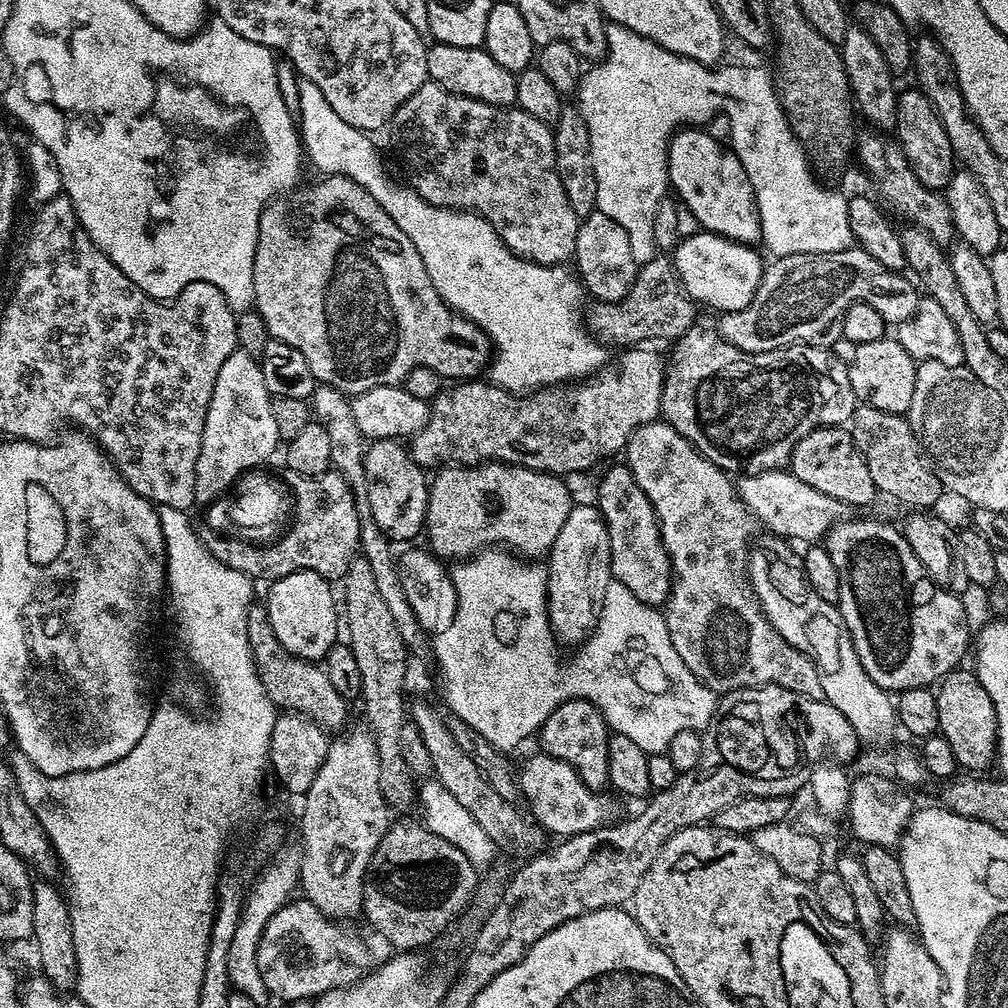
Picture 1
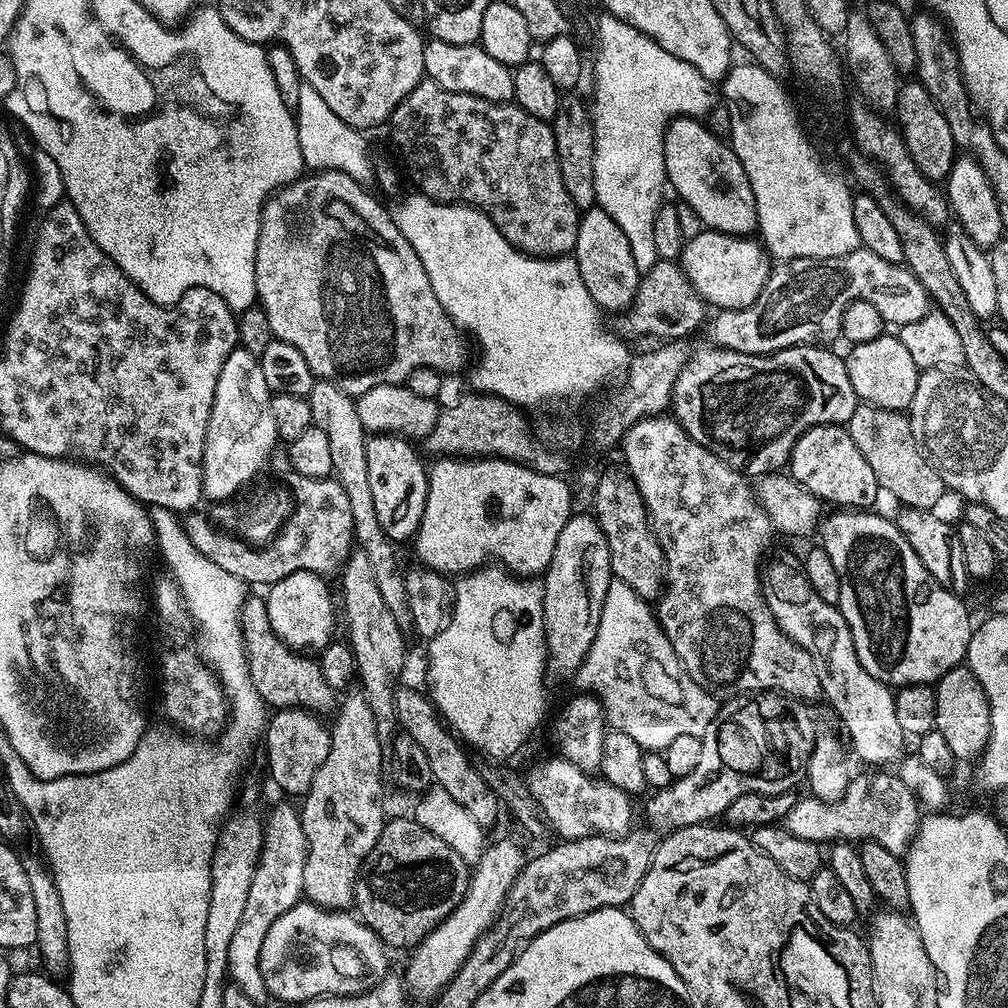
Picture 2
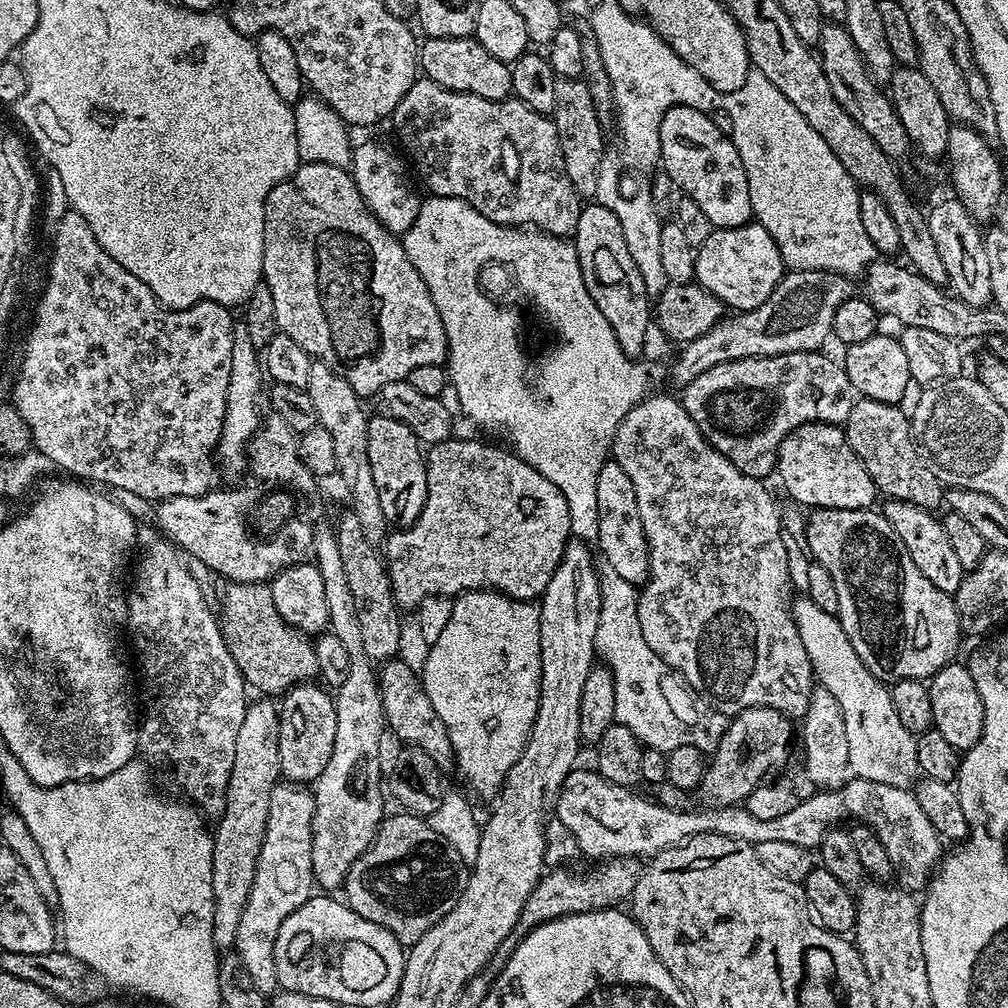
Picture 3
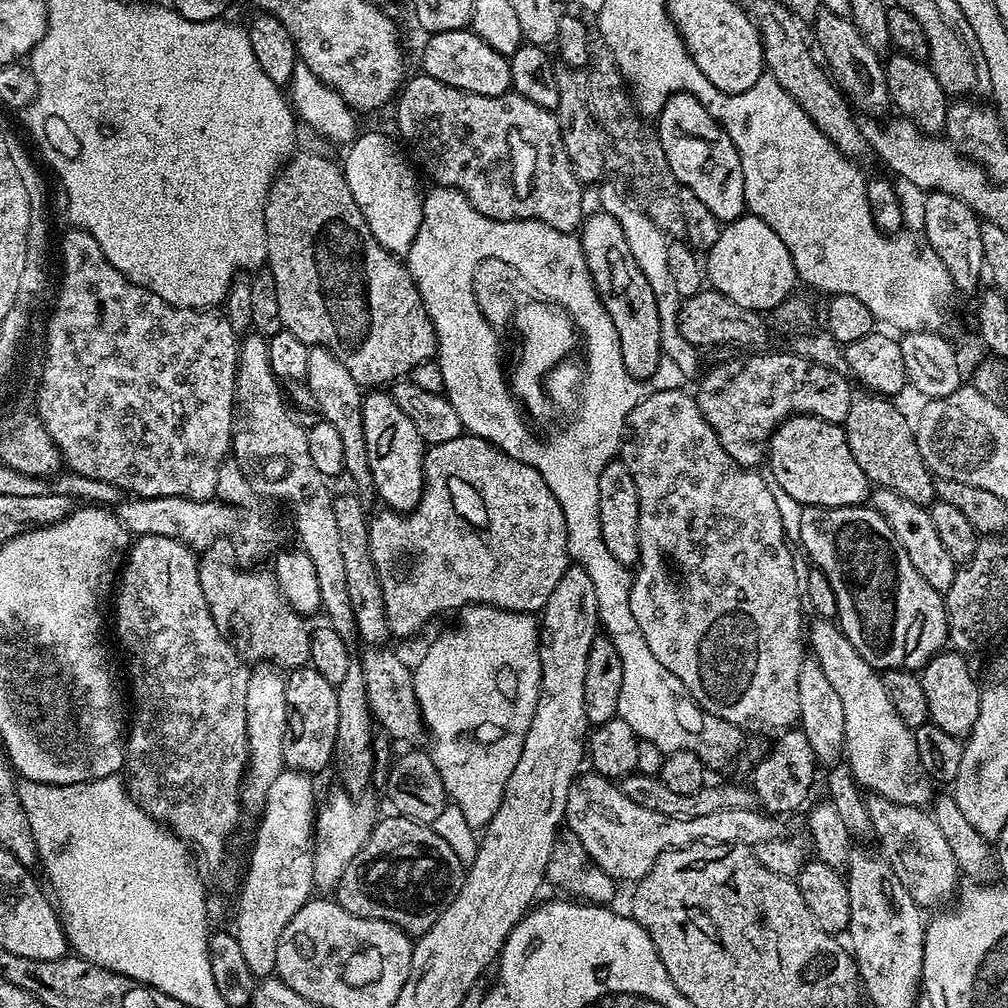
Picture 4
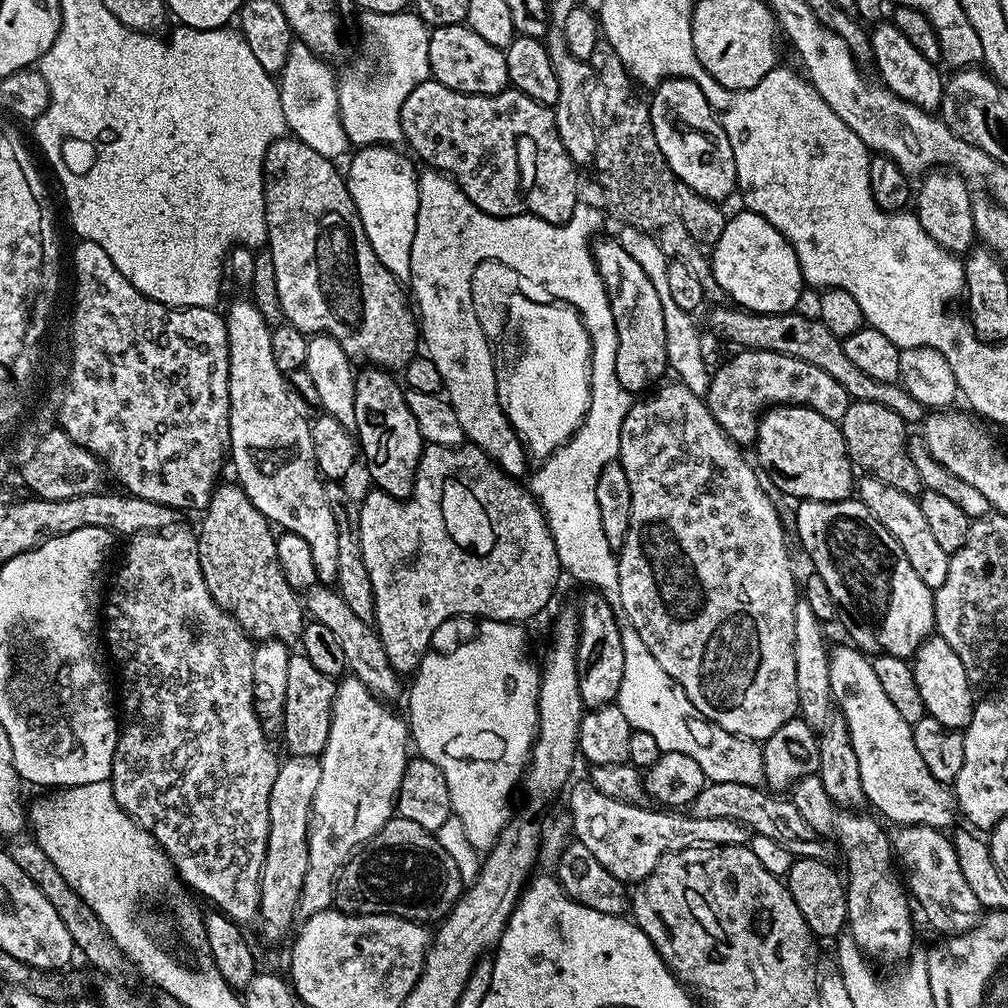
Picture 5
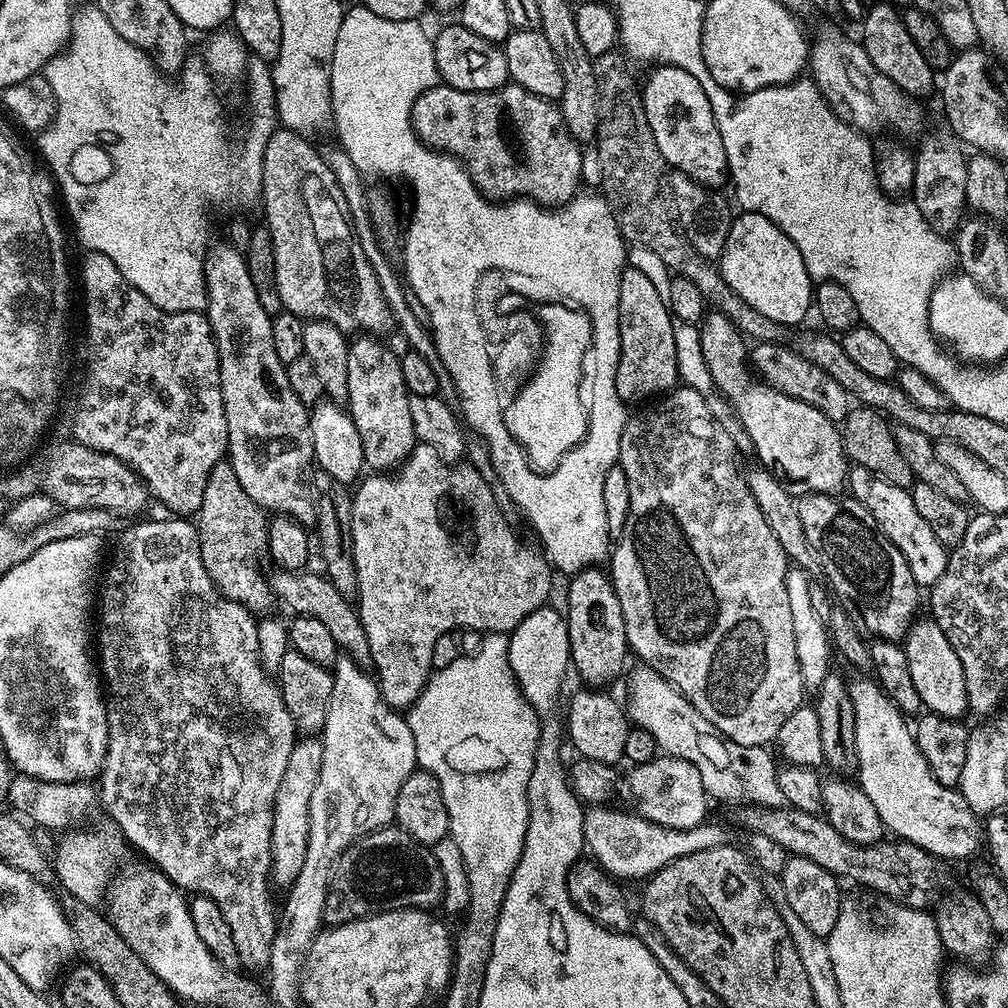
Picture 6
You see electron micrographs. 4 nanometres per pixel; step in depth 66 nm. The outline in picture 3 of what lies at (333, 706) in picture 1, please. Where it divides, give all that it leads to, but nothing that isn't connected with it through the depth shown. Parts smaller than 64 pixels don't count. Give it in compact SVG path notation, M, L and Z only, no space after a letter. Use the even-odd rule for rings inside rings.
M229 583L224 592L224 609L219 609L218 619L224 641L244 675L249 689L257 688L268 698L283 697L297 684L311 681L318 673L315 643L307 635L291 628L274 606L274 594L267 583Z

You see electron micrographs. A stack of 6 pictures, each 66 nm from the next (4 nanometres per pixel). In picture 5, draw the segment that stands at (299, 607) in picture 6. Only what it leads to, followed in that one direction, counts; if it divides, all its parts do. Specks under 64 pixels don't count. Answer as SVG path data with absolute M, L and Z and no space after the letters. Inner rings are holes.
M319 582L312 584L311 587L305 589L302 604L313 620L322 622L336 635L338 643L342 645L342 654L346 654L347 671L356 676L358 682L362 682L362 686L366 686L366 690L370 690L370 694L374 694L379 700L385 702L393 702L392 700L398 699L399 696L401 699L401 677L393 672L388 664L388 659L384 657L384 647L380 641L380 635L376 633L375 627L369 621L358 618L358 614L347 606L337 589Z

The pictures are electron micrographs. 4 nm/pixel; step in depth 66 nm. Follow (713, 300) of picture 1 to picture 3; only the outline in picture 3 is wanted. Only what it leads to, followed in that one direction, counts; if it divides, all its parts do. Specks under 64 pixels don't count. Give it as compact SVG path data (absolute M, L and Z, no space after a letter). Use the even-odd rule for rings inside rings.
M749 222L737 228L717 228L696 250L695 283L714 294L729 309L749 312L770 294L785 274L784 259L770 234L761 224Z

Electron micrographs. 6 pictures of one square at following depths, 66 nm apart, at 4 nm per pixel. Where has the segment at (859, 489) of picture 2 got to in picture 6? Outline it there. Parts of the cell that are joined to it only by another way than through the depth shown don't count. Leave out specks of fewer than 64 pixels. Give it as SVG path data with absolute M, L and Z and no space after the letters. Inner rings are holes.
M712 310L701 319L698 327L702 355L706 357L706 367L710 370L710 378L714 378L719 395L732 405L746 434L750 434L750 439L754 441L755 459L760 460L759 467L777 479L781 486L796 498L813 494L839 493L845 487L850 471L850 461L844 455L844 438L841 429L814 406L798 398L790 398L757 379L750 371L749 345L741 332L732 325L730 318Z

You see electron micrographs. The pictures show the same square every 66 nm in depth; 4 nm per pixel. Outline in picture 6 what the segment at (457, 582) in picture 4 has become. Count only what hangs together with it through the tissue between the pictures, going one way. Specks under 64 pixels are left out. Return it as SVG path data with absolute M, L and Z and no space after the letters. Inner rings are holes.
M417 443L395 474L368 474L355 485L352 492L352 561L358 574L358 611L361 624L366 630L366 642L370 642L372 668L378 677L380 692L391 708L407 710L420 697L420 691L428 683L430 669L433 667L432 651L443 638L444 632L452 632L455 628L473 628L479 634L508 634L531 612L549 603L548 595L552 592L552 576L554 577L553 565L543 551L535 552L530 545L523 544L516 537L511 522L500 513L499 507L501 505L492 493L492 485L480 477L476 468L467 462L447 464L442 458L438 458L438 450L434 450L434 446L422 443Z

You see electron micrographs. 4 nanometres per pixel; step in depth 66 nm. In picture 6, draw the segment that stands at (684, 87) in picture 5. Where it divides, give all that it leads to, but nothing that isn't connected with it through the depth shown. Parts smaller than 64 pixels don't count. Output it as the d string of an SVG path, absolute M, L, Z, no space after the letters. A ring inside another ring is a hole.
M667 66L657 67L656 72L652 72L648 76L648 81L643 81L642 95L644 97L644 109L646 110L646 122L650 122L650 130L654 130L654 142L658 142L658 150L662 150L665 162L671 166L675 171L684 172L692 180L697 180L699 184L703 184L705 188L719 189L720 183L729 179L730 173L728 170L728 163L726 162L726 146L722 146L722 134L716 125L714 118L714 110L710 106L710 98L706 98L706 90L702 90L702 86L698 86L698 78L694 78L694 74L690 74L681 68L670 68Z

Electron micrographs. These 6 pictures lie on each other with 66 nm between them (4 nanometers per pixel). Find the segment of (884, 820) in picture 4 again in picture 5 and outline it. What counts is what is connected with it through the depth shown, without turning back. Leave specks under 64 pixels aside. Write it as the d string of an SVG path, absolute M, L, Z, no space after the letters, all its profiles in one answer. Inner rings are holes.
M905 824L897 827L891 833L892 851L897 861L904 863L904 868L908 874L906 876L906 888L909 893L920 903L920 908L924 911L924 916L928 919L928 924L936 932L944 932L945 937L960 936L964 932L970 932L982 919L982 907L974 891L970 890L969 883L966 882L965 875L958 864L958 855L955 854L955 846L951 839L943 831L921 824Z

